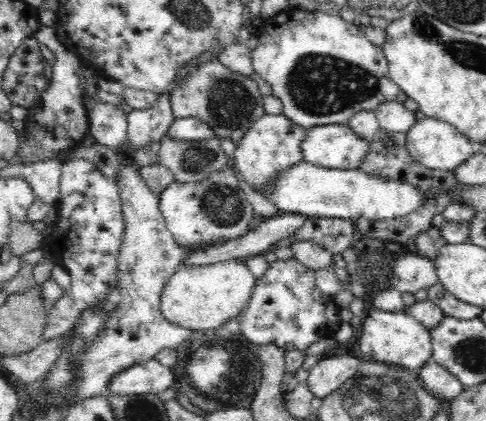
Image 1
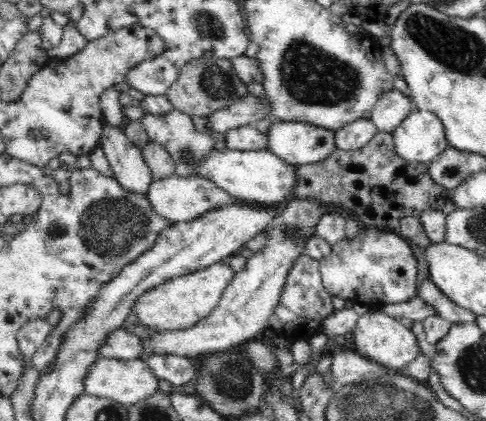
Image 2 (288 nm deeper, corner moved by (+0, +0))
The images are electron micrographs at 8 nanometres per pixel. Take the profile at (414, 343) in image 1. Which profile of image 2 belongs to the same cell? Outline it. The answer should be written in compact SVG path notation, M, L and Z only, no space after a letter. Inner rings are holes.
M374 310L374 312L368 312L364 316L358 316L356 330L352 332L352 336L354 336L356 354L360 354L362 358L368 358L370 362L376 362L376 364L390 368L392 372L402 368L402 366L408 366L420 354L420 348L418 348L418 342L414 338L412 330L404 328L400 324L400 320L390 318L382 310Z

